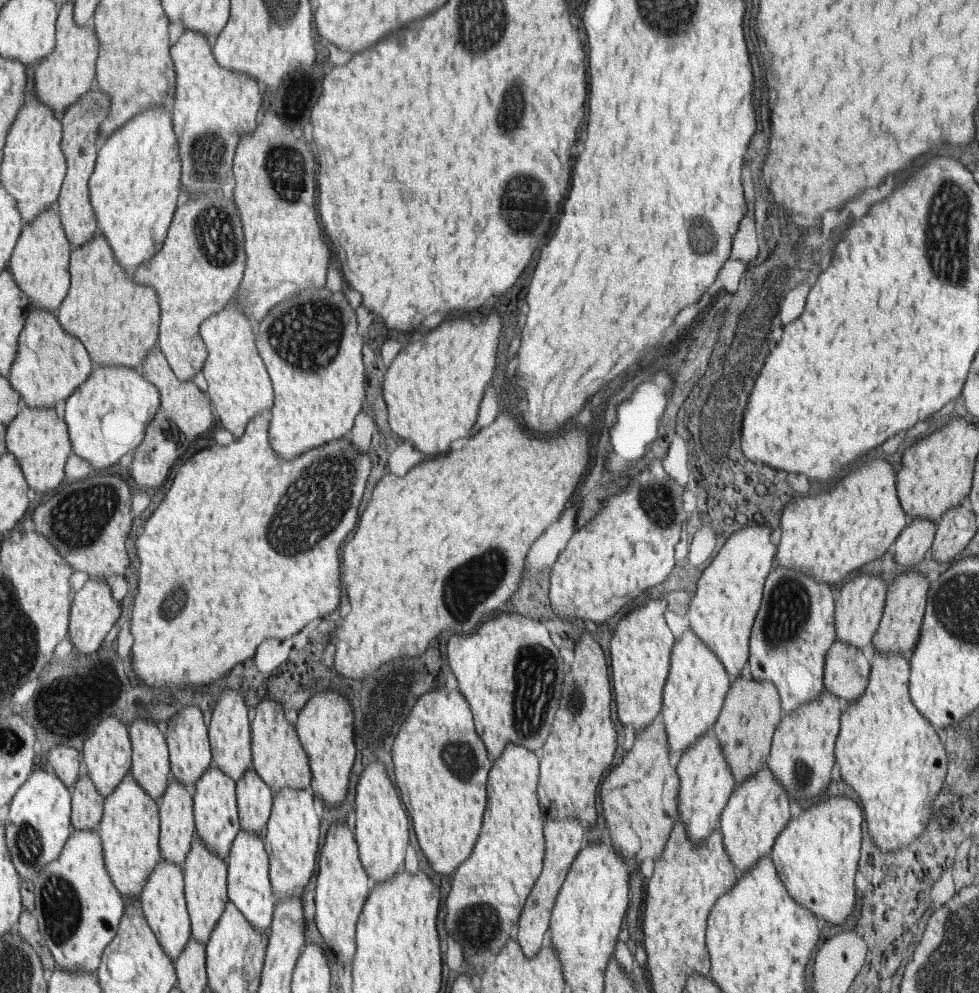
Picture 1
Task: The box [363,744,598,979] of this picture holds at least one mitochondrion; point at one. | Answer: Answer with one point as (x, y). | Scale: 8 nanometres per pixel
(480, 928)

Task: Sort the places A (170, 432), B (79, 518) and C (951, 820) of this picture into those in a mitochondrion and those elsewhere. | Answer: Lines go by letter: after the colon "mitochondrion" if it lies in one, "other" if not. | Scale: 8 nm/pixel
A: other
B: mitochondrion
C: other

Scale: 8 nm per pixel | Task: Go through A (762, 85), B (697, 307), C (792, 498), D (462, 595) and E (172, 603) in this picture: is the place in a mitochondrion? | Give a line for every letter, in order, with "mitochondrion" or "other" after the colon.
A: other
B: other
C: other
D: mitochondrion
E: mitochondrion

